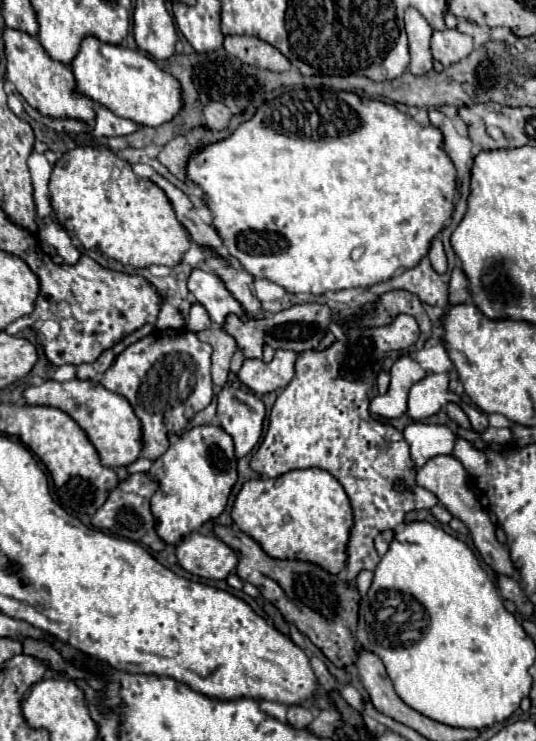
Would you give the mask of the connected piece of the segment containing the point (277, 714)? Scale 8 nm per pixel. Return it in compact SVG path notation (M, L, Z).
M261 700L259 706L267 715L276 718L281 722L286 722L287 706L273 701Z

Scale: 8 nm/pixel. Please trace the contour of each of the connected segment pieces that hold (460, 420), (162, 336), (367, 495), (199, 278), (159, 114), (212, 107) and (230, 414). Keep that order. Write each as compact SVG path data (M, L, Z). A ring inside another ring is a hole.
M447 404L447 414L449 414L449 420L451 420L451 422L457 422L457 424L463 426L463 428L471 428L465 412L463 412L457 404Z
M159 330L125 348L111 368L101 376L101 384L125 396L143 426L143 456L159 458L169 448L169 434L183 434L191 418L205 410L213 400L211 346L189 330Z
M399 314L399 318L385 328L351 324L343 330L347 342L335 342L323 352L307 350L299 354L295 378L275 400L267 434L257 454L251 458L251 468L267 478L277 478L297 468L321 468L341 482L355 516L347 560L347 580L351 580L359 570L377 568L381 558L375 552L373 540L379 532L387 528L395 530L409 510L433 508L439 500L433 492L415 484L409 444L403 438L403 432L369 414L367 392L381 370L377 362L381 362L385 352L409 350L417 342L419 326L415 318ZM395 478L403 480L413 490L395 490Z
M193 270L187 286L195 300L207 310L211 322L223 326L229 314L239 316L243 322L249 320L243 306L233 298L233 294L225 288L225 282L219 276L207 274L203 270Z
M89 36L81 42L81 50L71 62L77 90L101 106L107 106L113 114L129 118L141 126L161 126L173 120L183 108L183 90L179 80L161 70L147 54L99 42Z
M207 102L205 104L205 126L211 130L225 130L231 120L231 112L221 102Z
M231 382L223 386L219 392L219 408L217 416L221 420L223 430L233 438L235 442L235 454L237 458L249 454L253 446L259 442L263 432L263 420L265 420L265 404L261 398L257 398L253 392L245 388L235 388ZM249 400L251 404L243 402Z

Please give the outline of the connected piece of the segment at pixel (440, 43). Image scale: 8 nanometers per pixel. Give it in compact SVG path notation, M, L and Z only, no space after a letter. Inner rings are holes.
M457 30L433 32L431 52L433 52L433 58L439 60L443 66L451 66L467 58L471 50L473 50L473 38L467 34L461 34Z

